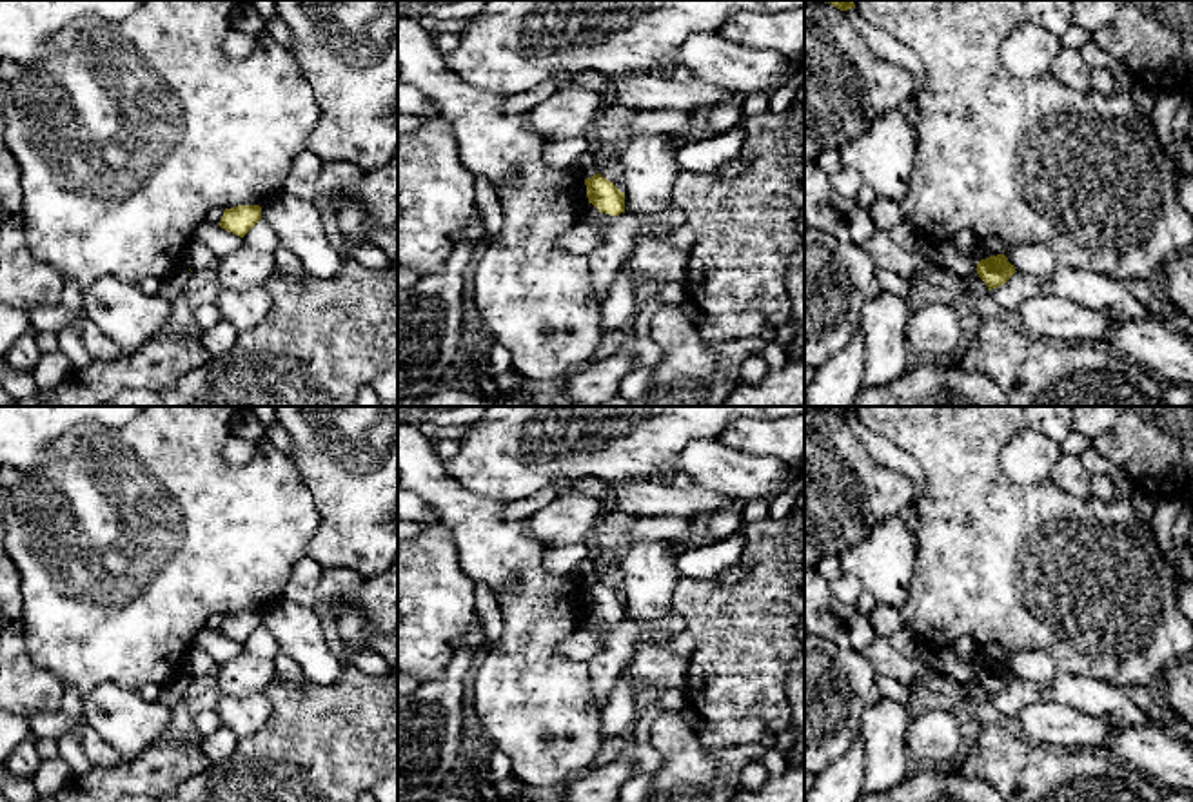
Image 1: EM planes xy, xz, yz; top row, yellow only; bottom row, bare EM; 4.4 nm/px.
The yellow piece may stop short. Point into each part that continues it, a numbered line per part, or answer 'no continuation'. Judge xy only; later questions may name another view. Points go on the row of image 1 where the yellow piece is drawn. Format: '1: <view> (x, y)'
no continuation

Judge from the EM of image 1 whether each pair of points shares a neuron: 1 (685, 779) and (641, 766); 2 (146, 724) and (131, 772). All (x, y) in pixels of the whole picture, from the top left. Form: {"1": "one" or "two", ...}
{"1": "two", "2": "two"}

